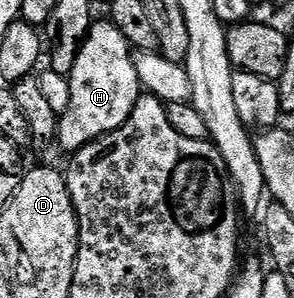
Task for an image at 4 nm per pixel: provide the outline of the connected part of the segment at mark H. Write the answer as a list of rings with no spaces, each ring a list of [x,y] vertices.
[[[98,20],[89,28],[89,34],[85,36],[85,42],[81,44],[79,55],[75,59],[75,67],[69,73],[69,90],[71,91],[71,103],[67,111],[60,114],[57,122],[56,144],[61,144],[66,149],[66,154],[72,155],[87,143],[99,139],[104,133],[113,133],[131,115],[135,103],[143,95],[141,80],[135,71],[135,63],[131,56],[129,40],[115,28],[112,20]]]

